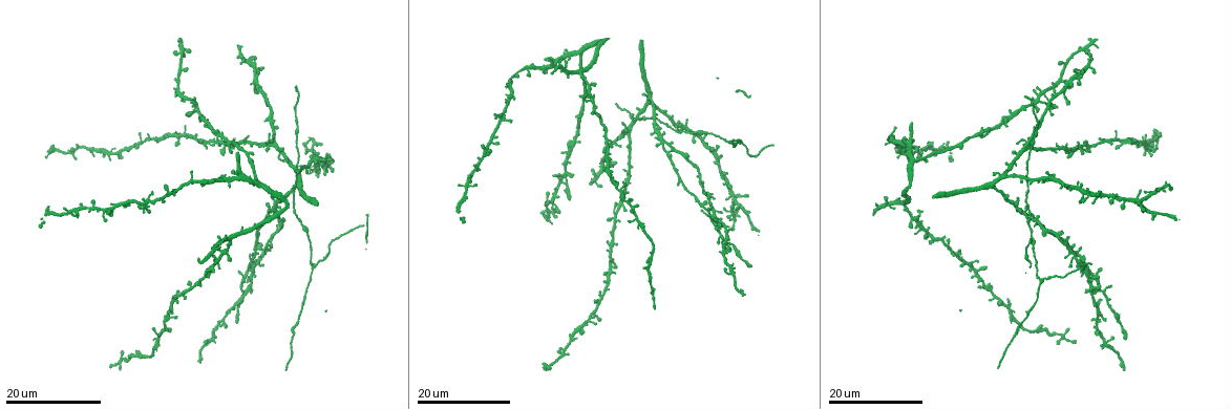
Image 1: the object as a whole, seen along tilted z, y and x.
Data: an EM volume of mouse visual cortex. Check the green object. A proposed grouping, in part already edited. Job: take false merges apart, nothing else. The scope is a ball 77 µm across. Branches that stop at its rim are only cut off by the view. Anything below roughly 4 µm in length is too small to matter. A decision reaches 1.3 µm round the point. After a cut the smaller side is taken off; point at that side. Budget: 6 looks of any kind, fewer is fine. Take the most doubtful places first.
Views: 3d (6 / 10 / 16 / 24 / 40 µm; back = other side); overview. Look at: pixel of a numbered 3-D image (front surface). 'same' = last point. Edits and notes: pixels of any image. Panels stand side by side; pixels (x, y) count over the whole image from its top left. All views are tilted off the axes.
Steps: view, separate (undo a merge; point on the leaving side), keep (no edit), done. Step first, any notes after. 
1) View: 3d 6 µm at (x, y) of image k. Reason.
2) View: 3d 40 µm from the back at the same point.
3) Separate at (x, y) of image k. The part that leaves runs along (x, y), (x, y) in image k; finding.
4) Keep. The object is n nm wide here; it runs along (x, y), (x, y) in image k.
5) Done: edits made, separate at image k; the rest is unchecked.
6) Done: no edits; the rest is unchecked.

View: 3d 16 µm at (196, 110) of image 1. Thin arm on a thick one.

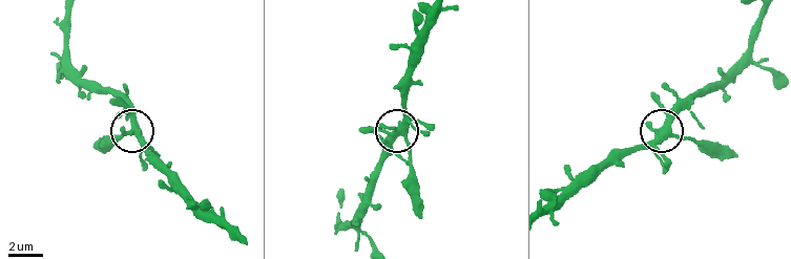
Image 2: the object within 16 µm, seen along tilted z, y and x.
View: 3d 6 µm at (136, 127) of image 2.

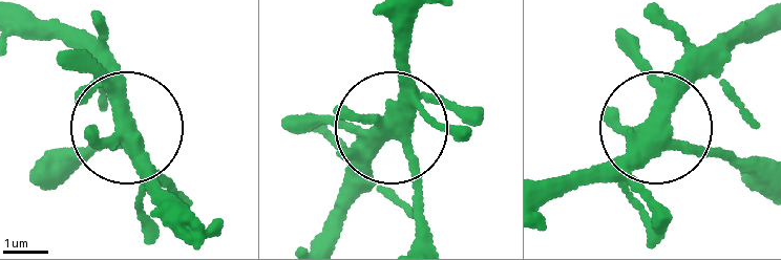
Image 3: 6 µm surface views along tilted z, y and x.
Keep. The side arm is 5 µm long; 5 arms meet here; all the same neuron.

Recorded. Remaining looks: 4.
View: 3d 16 µm at (657, 119) of image 1. Branch point.

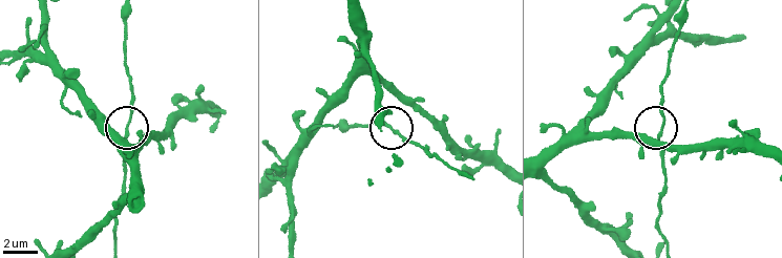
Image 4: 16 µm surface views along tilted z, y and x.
View: 3d 6 µm at (126, 130) of image 4. Closer look.

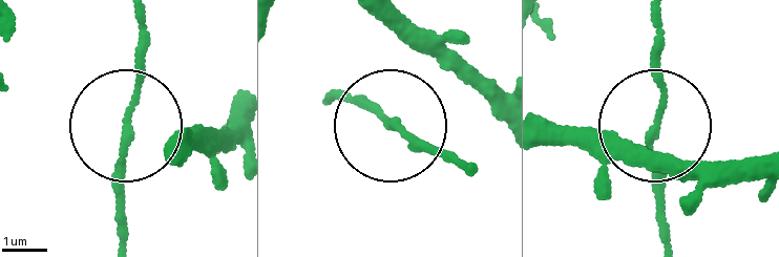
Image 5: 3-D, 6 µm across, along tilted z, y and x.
Keep. It runs along (541, 144), (656, 120), (665, 92), (655, 17) in image 5; one neuron here.

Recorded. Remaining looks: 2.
View: 3d 16 µm at (1043, 283) of image 1. Side arm on a straight run.

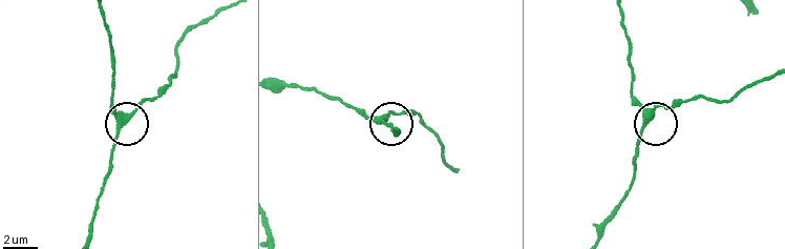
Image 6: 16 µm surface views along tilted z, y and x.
View: 3d 10 µm at (119, 126) of image 6.

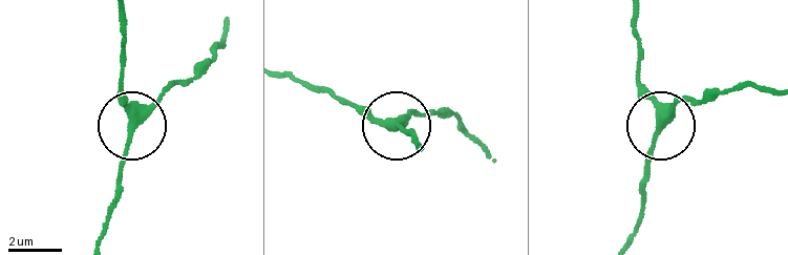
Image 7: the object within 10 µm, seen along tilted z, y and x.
Keep. The side arm is 21 µm long; it runs along (633, 12), (639, 83), (662, 123), (682, 97) in image 7; all the same neuron.

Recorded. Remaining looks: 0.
Done: no edits; the rest is unchecked.

